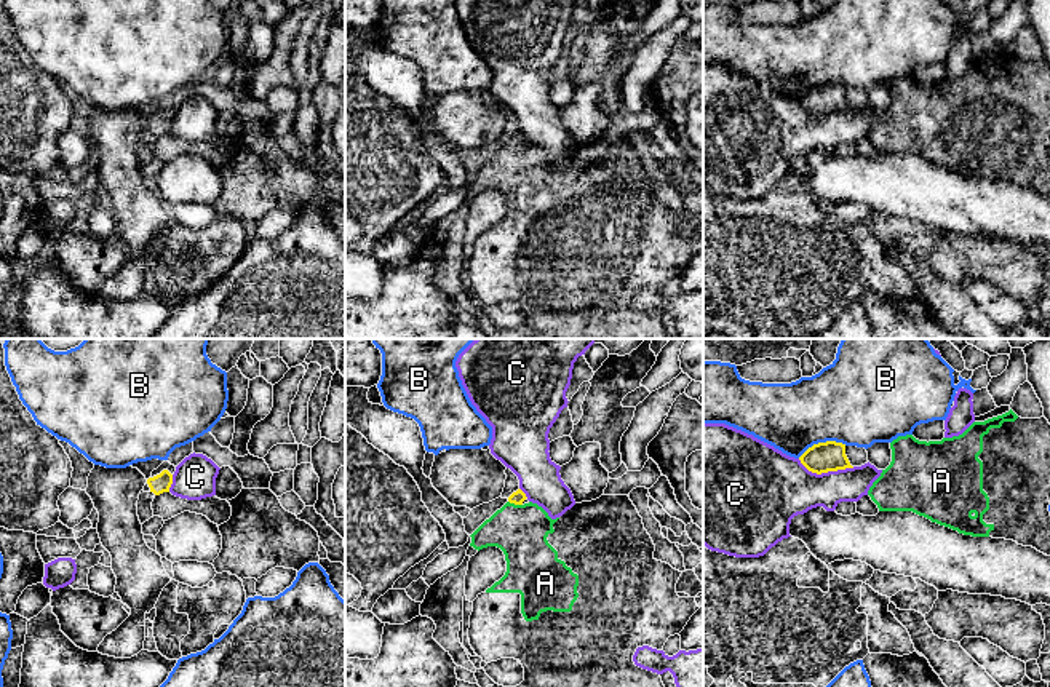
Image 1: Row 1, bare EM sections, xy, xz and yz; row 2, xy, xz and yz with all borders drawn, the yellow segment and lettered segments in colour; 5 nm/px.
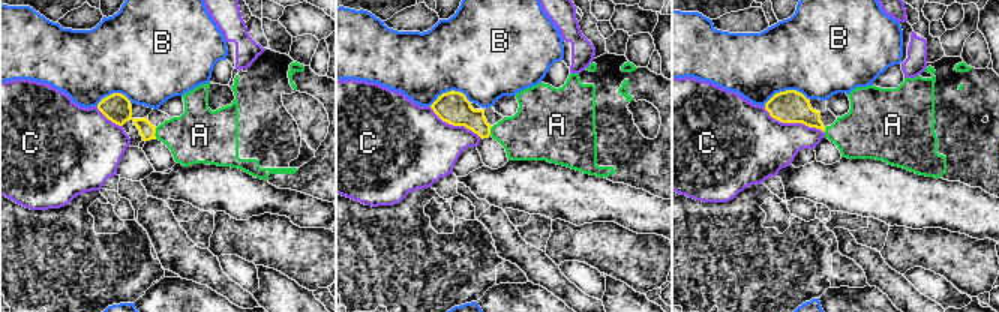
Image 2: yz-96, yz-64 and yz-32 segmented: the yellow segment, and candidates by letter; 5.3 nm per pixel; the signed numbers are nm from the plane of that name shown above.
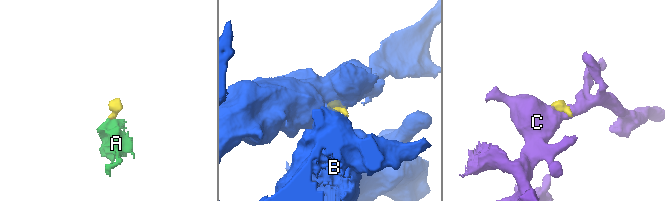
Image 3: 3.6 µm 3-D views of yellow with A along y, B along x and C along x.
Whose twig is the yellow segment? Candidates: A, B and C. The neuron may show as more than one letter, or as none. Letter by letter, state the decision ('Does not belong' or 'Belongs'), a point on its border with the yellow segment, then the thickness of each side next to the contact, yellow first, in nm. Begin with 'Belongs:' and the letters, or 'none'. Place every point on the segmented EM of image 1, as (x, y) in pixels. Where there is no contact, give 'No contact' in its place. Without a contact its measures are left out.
Belongs: A
A: Belongs. Touches yellow at xz (515, 504). Thickness 70 nm (yellow) against 280 nm
B: Does not belong. Touches yellow at yz (822, 443). Thickness 150 nm (yellow) against 420 nm
C: Does not belong. Touches yellow at yz (827, 472). Thickness 150 nm (yellow) against 320 nm

